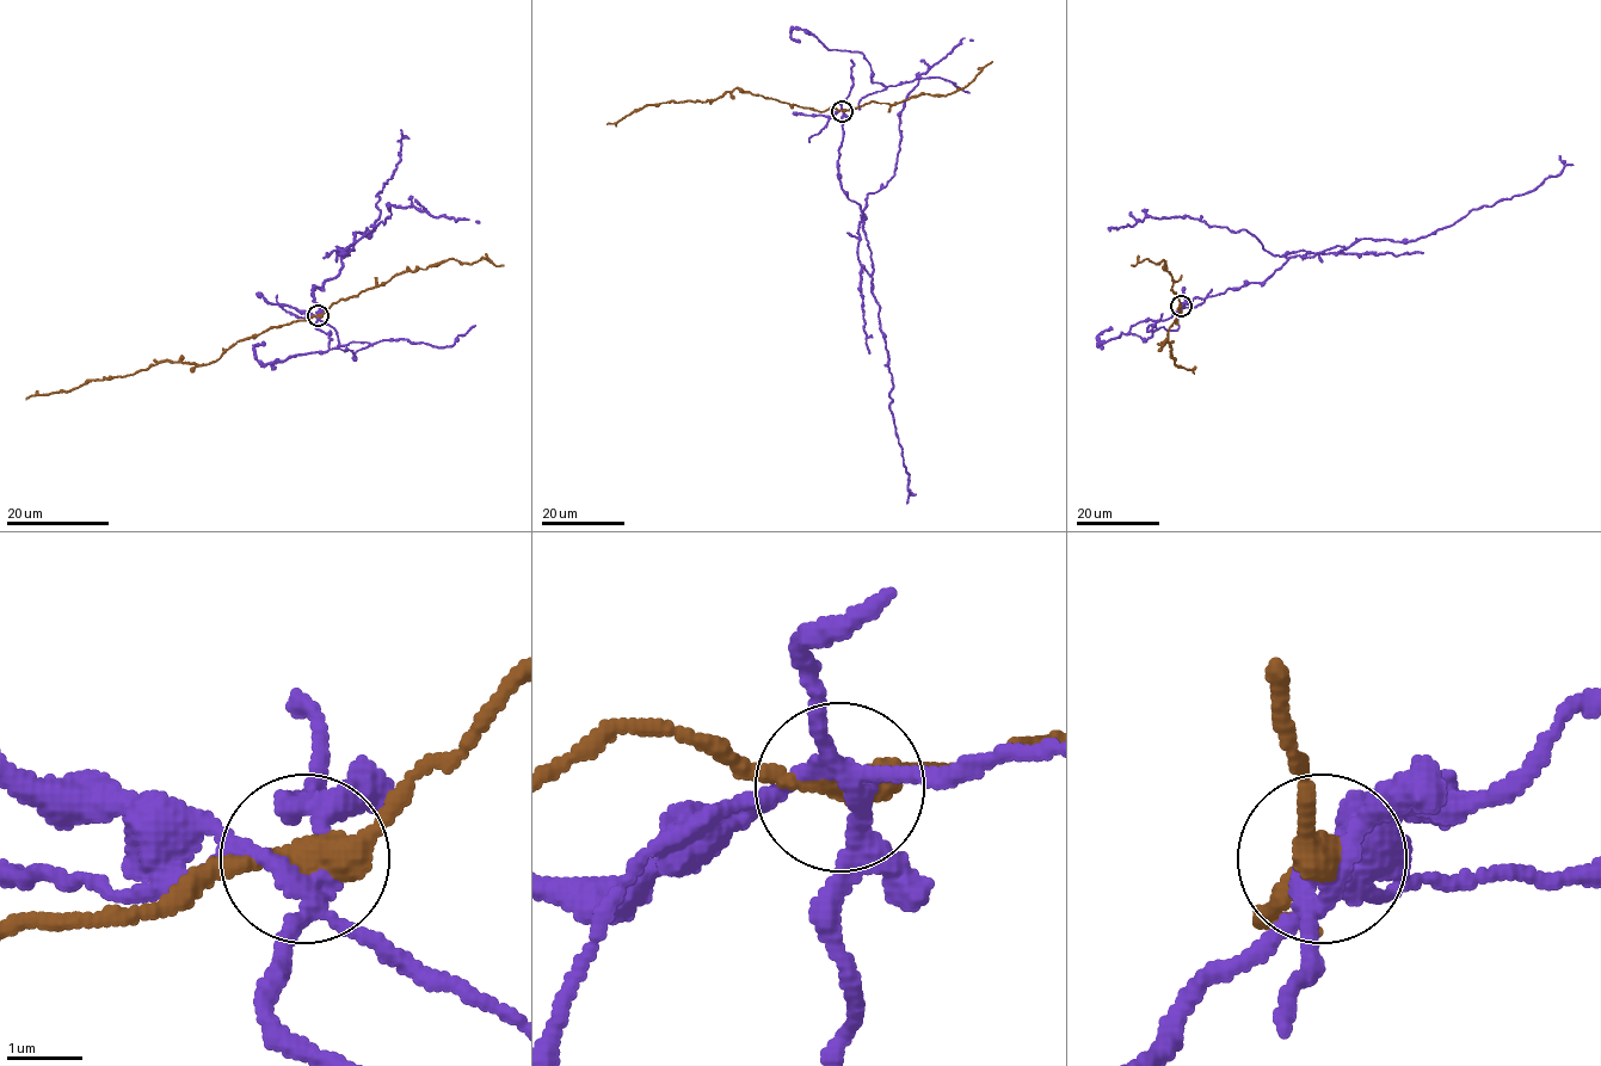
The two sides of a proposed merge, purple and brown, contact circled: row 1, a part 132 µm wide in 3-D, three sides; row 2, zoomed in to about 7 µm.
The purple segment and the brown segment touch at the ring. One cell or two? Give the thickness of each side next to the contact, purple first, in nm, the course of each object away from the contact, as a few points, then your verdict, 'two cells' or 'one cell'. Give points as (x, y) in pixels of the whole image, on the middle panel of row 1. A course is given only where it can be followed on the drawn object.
calibres 240 and 340 nm; course purple (843, 111), (838, 178), (860, 205), (870, 248), (873, 295), (893, 386), (888, 410), (909, 490); course brown (842, 111), (829, 108), (820, 112), (737, 88), (712, 100), (670, 100), (635, 109), (607, 124); two cells

